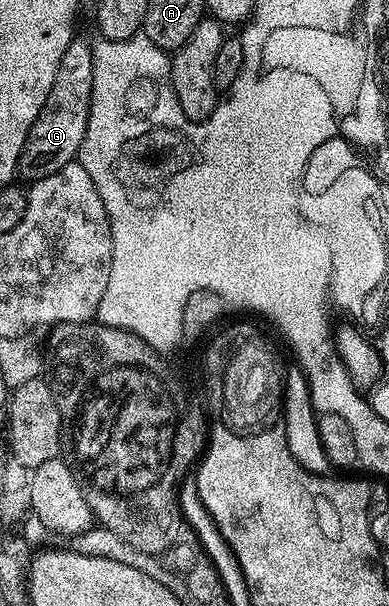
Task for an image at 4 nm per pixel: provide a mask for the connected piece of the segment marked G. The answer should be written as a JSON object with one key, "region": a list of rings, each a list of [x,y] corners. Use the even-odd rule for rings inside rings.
{"region":[[[75,39],[68,43],[68,51],[64,51],[60,67],[56,67],[52,91],[48,91],[48,99],[44,99],[44,107],[40,115],[36,115],[36,123],[32,123],[30,133],[26,136],[26,142],[20,151],[17,176],[23,177],[23,182],[33,183],[44,179],[77,158],[88,123],[92,95],[91,48],[89,40],[86,42]]]}

